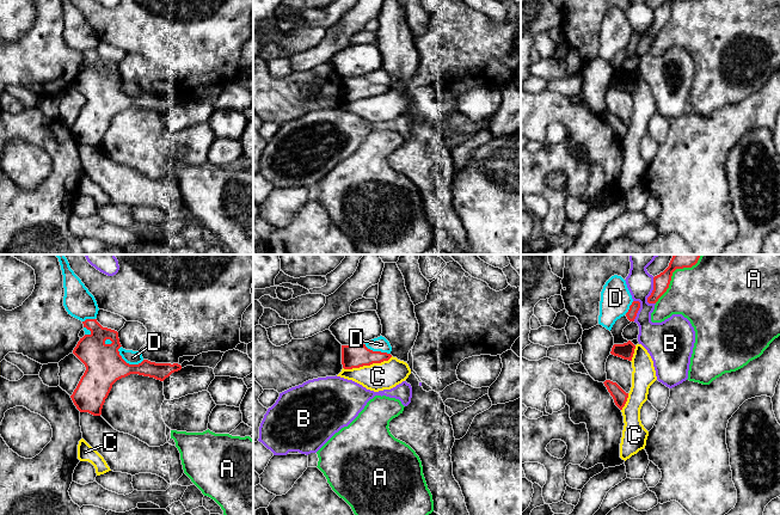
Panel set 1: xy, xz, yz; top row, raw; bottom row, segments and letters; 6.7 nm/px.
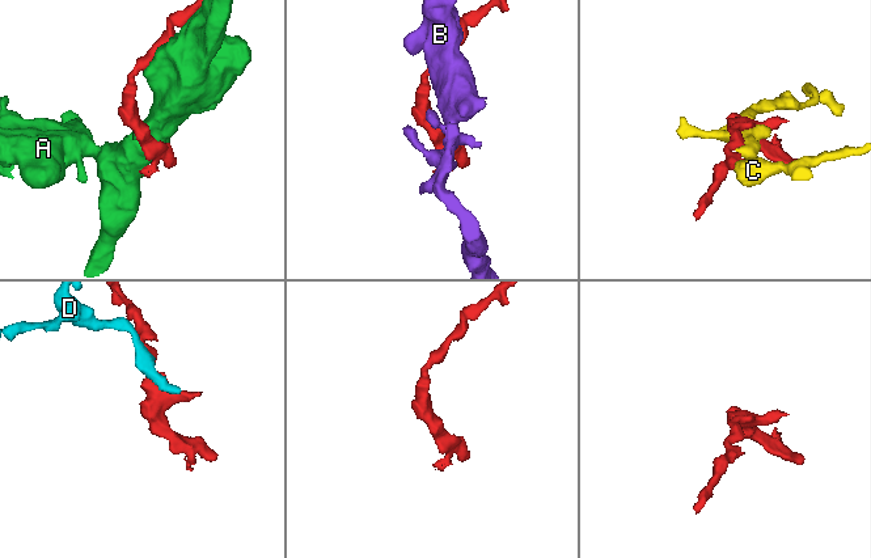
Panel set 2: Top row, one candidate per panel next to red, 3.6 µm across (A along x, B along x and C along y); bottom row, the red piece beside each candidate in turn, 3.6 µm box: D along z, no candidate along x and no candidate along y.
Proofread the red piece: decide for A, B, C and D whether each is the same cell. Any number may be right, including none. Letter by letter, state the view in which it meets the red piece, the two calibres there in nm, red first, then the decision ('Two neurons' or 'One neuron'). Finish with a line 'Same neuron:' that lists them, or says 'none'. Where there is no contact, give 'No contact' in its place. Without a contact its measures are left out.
A: Touches red in yz. Thickness 110 nm (red) against 380 nm. Two neurons
B: Touches red in yz. Thickness 110 nm (red) against 180 nm. Two neurons
C: Touches red in xz. Thickness 160 nm (red) against 190 nm. Two neurons
D: Touches red in xy. Thickness 260 nm (red) against 100 nm. Two neurons
Same neuron: none

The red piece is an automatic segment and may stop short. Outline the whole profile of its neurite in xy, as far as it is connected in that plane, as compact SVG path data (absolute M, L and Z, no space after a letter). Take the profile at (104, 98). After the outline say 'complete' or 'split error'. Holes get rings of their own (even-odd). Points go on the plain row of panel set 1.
M86 51L82 56L91 66L80 70L73 86L85 97L86 103L70 128L80 145L100 148L112 117L130 106L164 114L182 102L178 96L155 96L148 92L129 97L119 87L122 78L117 63L103 60L97 51Z; complete

